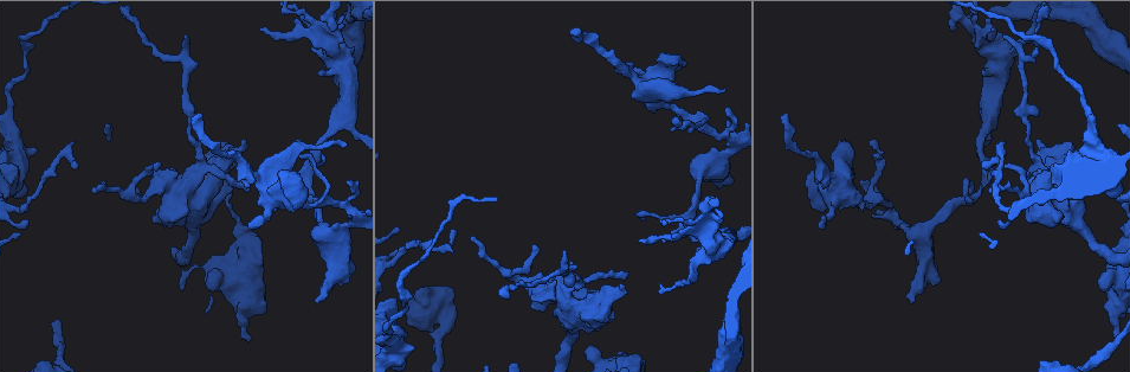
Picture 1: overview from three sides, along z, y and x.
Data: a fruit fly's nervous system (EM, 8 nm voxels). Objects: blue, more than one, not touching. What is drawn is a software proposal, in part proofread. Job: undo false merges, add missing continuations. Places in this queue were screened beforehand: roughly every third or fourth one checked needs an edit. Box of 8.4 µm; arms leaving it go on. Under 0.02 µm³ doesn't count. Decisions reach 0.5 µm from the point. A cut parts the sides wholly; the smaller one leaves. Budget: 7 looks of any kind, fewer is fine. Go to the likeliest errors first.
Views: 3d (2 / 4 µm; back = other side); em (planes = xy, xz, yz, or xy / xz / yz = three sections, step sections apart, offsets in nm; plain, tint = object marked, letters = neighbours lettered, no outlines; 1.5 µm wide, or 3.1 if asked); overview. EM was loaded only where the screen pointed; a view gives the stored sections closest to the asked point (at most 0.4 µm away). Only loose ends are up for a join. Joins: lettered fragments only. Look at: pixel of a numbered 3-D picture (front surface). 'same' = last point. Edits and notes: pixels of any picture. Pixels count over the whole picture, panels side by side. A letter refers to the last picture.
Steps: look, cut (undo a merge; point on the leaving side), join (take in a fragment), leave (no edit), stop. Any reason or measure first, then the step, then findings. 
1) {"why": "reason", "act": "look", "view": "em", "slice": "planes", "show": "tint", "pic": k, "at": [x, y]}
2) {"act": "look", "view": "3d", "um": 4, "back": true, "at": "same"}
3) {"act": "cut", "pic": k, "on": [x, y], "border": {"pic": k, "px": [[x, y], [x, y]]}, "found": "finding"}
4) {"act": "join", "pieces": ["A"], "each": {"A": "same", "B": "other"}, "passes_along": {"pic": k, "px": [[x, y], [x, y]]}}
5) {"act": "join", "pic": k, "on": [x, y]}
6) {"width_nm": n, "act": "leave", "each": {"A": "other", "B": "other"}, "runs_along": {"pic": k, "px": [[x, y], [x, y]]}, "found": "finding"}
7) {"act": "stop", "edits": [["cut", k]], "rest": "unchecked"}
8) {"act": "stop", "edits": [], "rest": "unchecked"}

{"act": "look", "view": "3d", "um": 4, "back": true, "pic": 1, "at": [622, 288]}

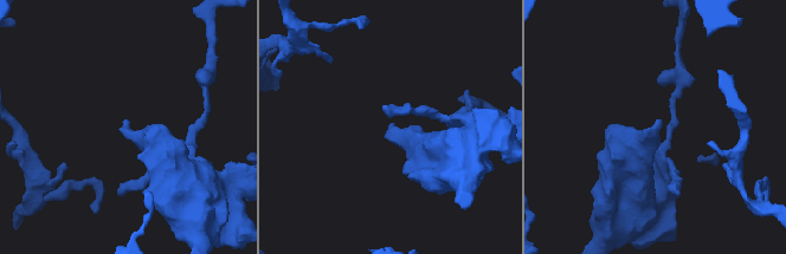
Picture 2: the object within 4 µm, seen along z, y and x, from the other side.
{"act": "look", "view": "em", "slice": "planes", "show": "letters", "pic": 2, "at": [659, 121]}

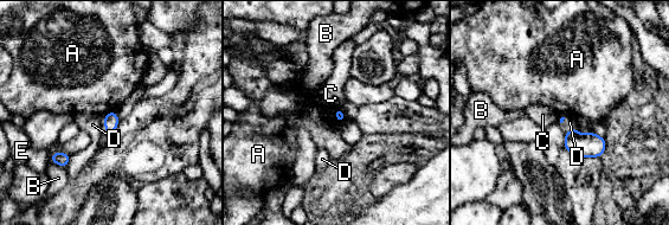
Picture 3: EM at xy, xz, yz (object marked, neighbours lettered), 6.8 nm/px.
{"act": "leave", "each": {"A": "other", "B": "other", "C": "other", "D": "other", "E": "other"}, "border": {"pic": 3, "px": [[334, 109], [334, 117], [340, 123]]}, "found": "no lettered fragment goes on from it"}

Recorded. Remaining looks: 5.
{"why": "thick end", "act": "look", "view": "em", "slice": "planes", "show": "letters", "pic": 1, "at": [913, 301]}

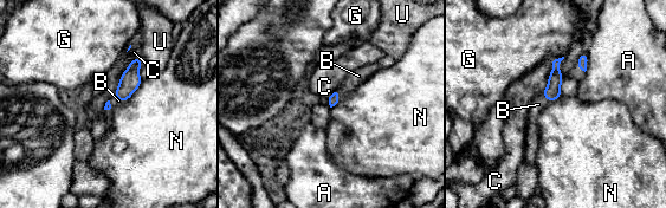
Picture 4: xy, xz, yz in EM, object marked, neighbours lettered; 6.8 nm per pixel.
{"act": "join", "pieces": ["B"], "each": {"A": "other", "B": "same", "C": "other", "G": "other", "N": "other", "U": "other"}, "passes_along": {"pic": 4, "px": [[553, 92], [545, 97], [538, 104]]}, "found": "it goes on there"}

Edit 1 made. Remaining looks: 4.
{"why": "redraw", "act": "look", "view": "overview"}

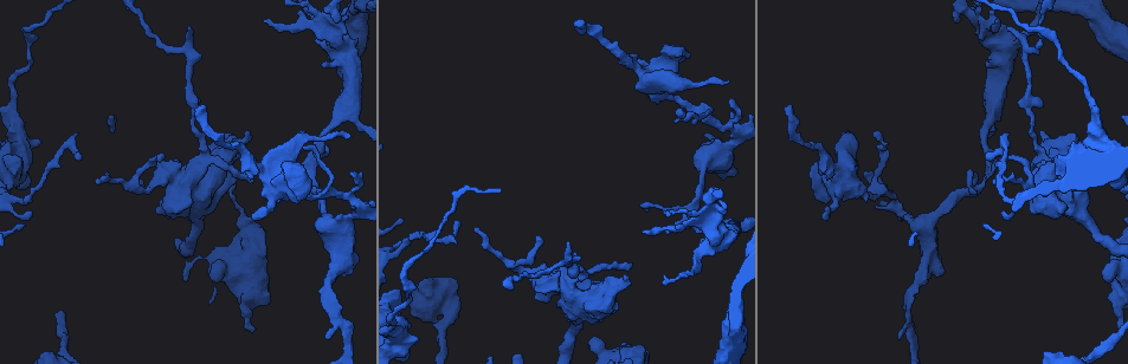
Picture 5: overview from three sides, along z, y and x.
{"why": "free end", "act": "look", "view": "3d", "um": 4, "pic": 5, "at": [1006, 29]}

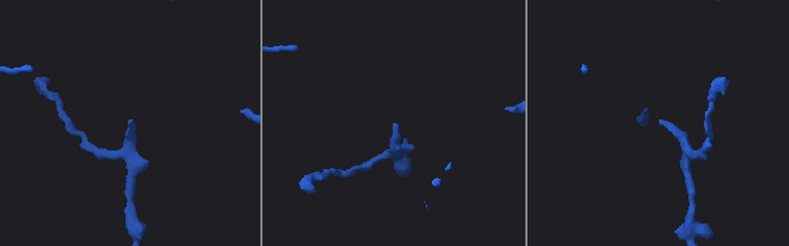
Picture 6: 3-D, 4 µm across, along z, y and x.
{"why": "need the tissue", "act": "look", "view": "em", "slice": "planes", "show": "letters", "pic": 6, "at": [128, 121]}

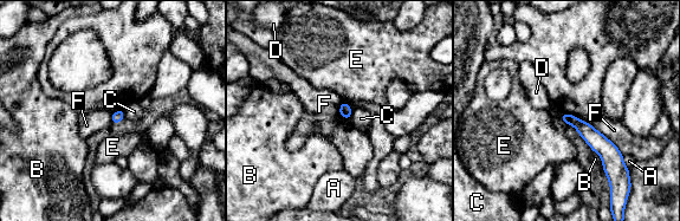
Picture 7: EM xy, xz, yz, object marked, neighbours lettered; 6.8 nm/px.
{"longest_contact_nm": ["F", 400], "act": "leave", "each": {"A": "other", "B": "other", "C": "other", "D": "other", "E": "other", "F": "other"}, "border": {"pic": 7, "px": [[577, 117], [601, 131], [623, 154]]}, "found": "no lettered fragment goes on from it"}

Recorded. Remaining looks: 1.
{"act": "stop", "edits": [["join", 4]], "rest": "unchecked"}

